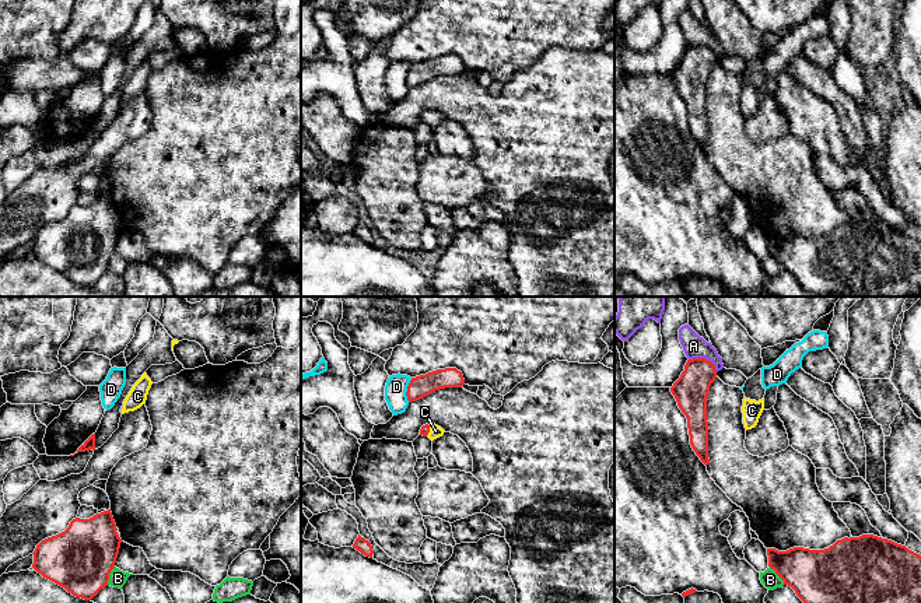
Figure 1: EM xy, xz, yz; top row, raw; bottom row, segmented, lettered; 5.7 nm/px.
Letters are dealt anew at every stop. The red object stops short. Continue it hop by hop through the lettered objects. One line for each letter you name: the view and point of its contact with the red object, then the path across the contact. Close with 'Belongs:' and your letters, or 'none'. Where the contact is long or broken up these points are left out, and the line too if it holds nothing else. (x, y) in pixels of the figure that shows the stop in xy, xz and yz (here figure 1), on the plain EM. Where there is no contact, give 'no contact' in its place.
C: xz (429, 118) | across xz (424, 116), (429, 118), (436, 118)
Belongs: C

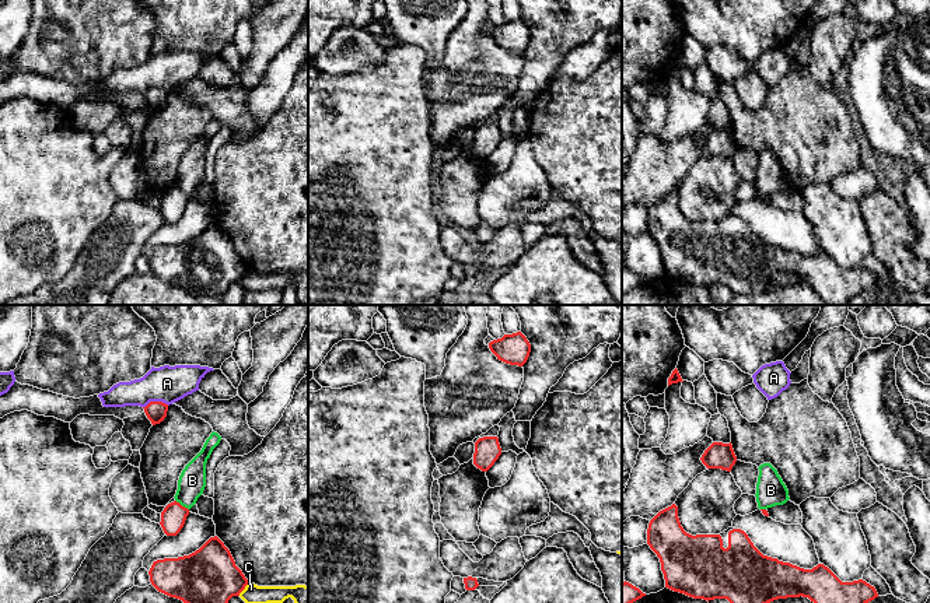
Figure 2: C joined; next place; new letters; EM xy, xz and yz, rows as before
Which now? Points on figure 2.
Belongs: none

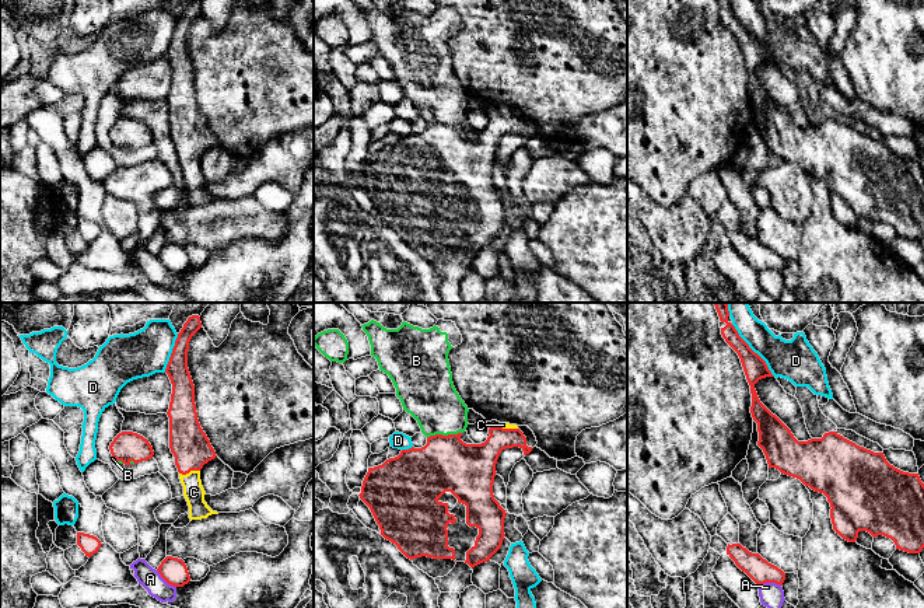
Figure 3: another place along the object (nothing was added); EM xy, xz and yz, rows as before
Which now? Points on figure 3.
B: xz (444, 122) | across xz (445, 150), (444, 122), (443, 102), (429, 81)
C: xy (189, 157) | across xy (189, 130), (189, 157), (193, 178)
Belongs: B, C

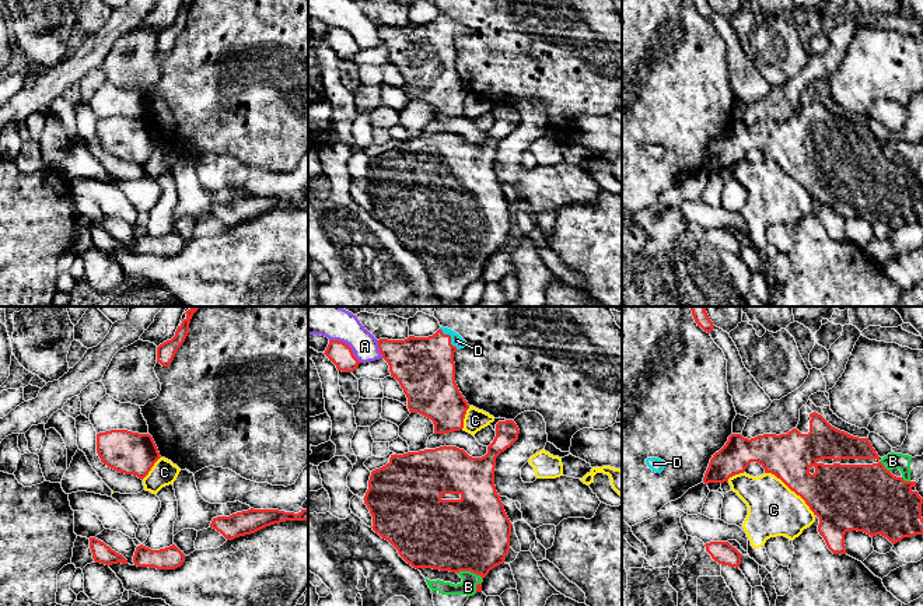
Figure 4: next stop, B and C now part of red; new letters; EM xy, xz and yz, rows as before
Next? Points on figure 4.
B: xz (471, 258)
D: xz (450, 24) | across xz (425, 55), (450, 24), (457, 27)
Belongs: B, D

